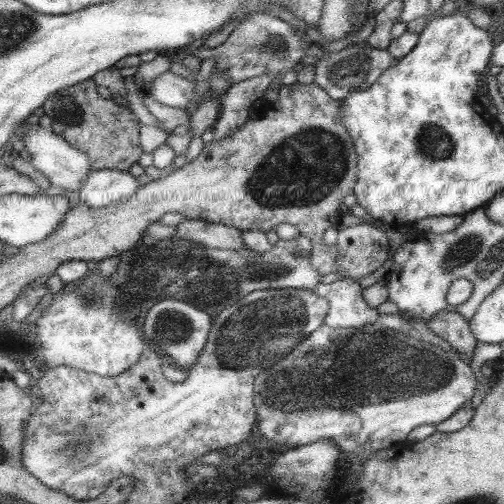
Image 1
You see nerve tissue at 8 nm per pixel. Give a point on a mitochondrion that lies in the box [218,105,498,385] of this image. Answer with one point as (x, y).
(297, 173)

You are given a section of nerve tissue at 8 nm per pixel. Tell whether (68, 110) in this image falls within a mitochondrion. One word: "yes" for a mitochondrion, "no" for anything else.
yes

